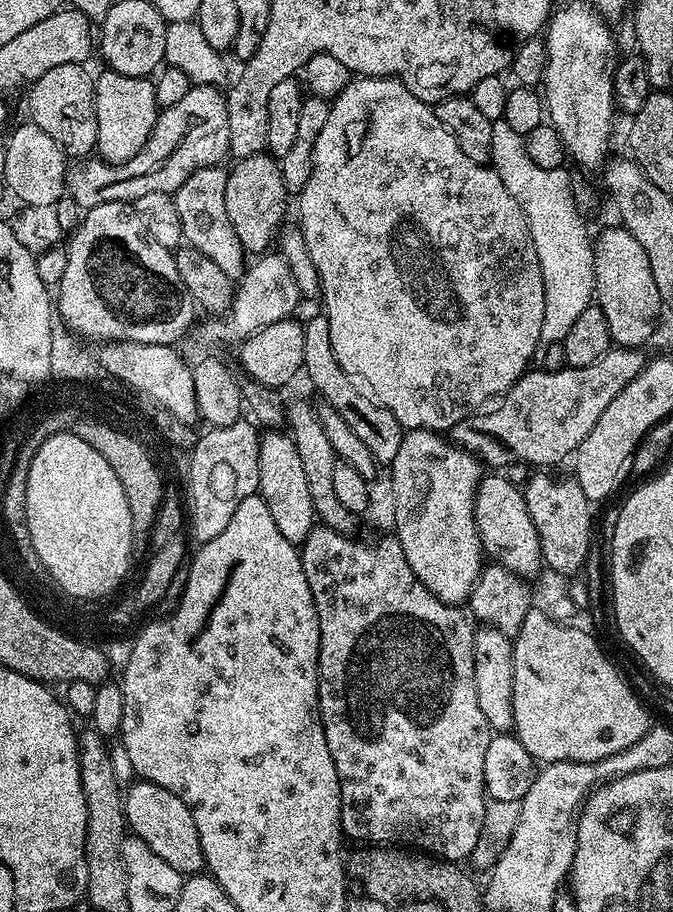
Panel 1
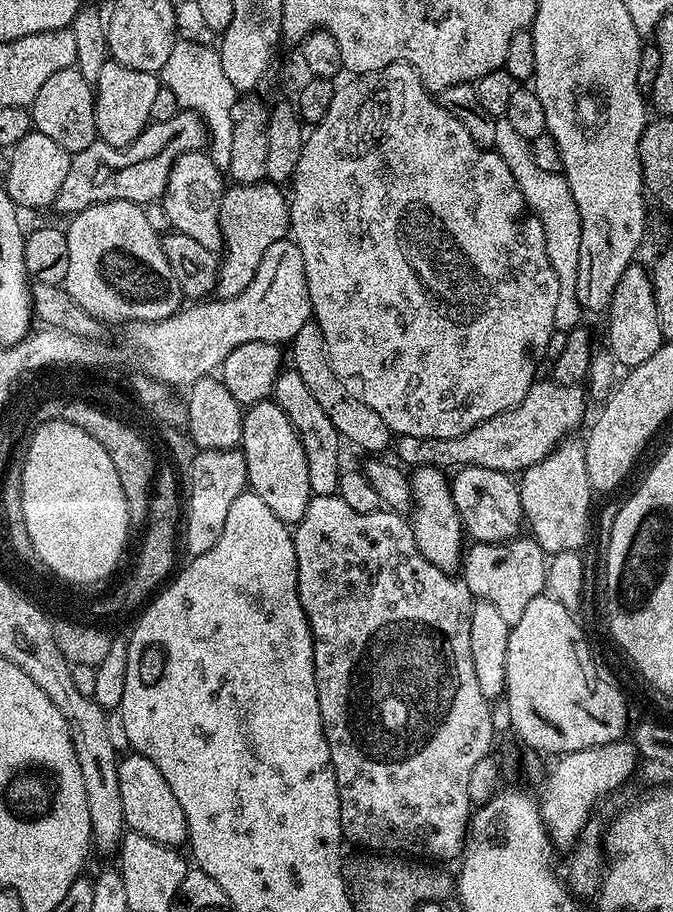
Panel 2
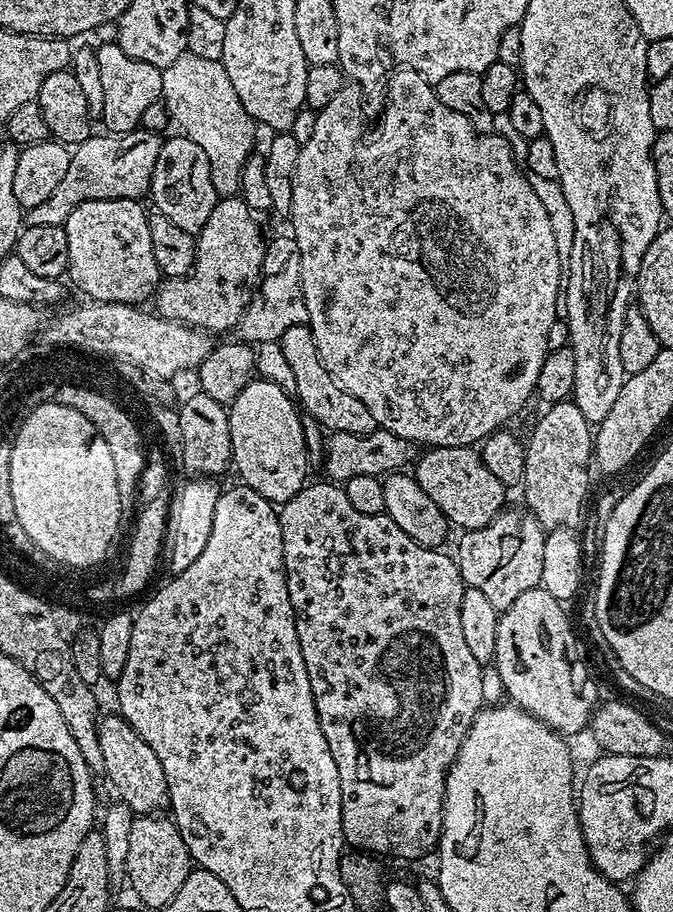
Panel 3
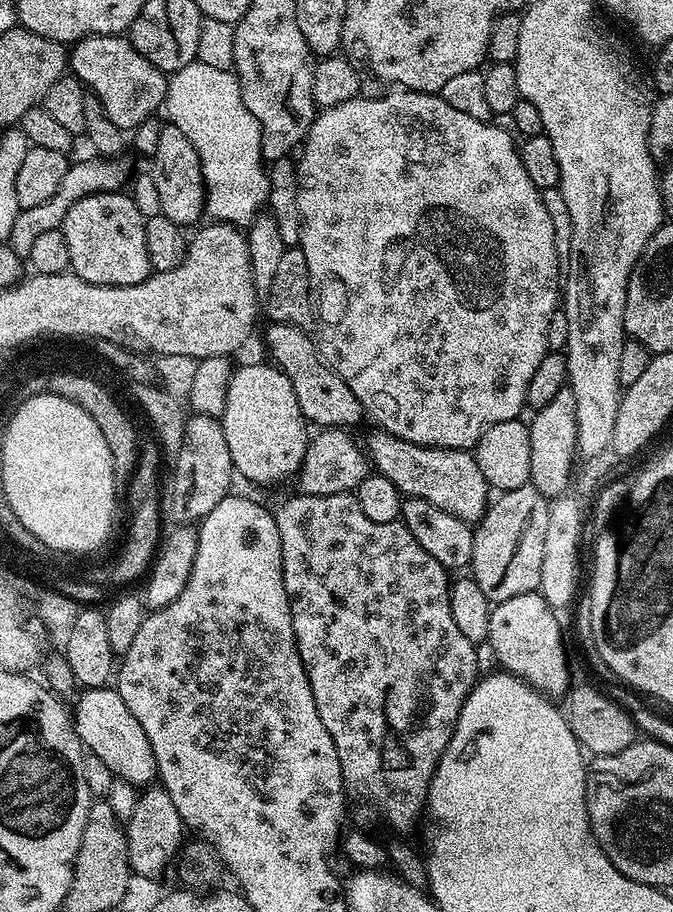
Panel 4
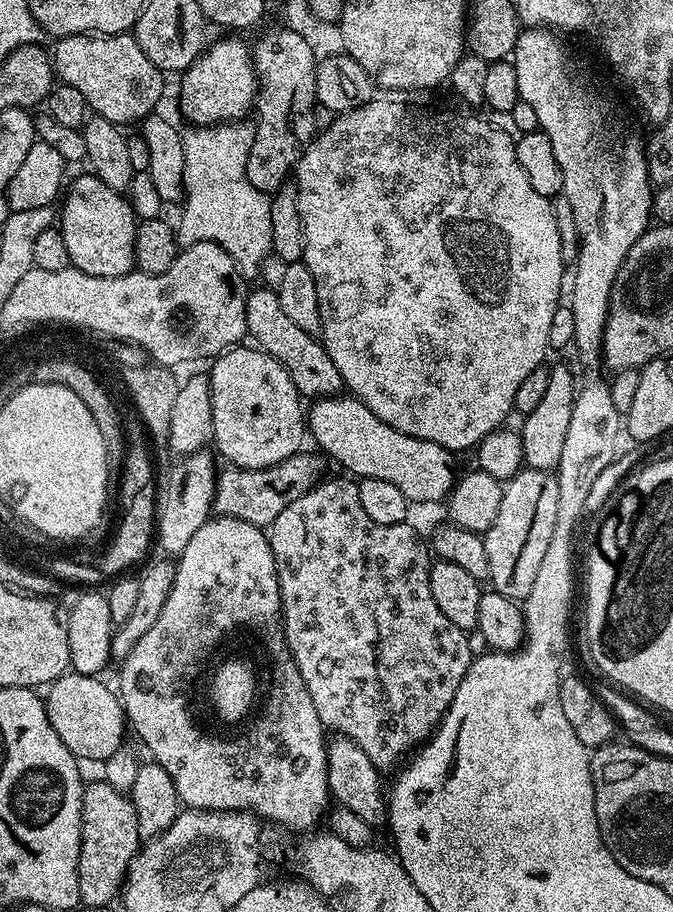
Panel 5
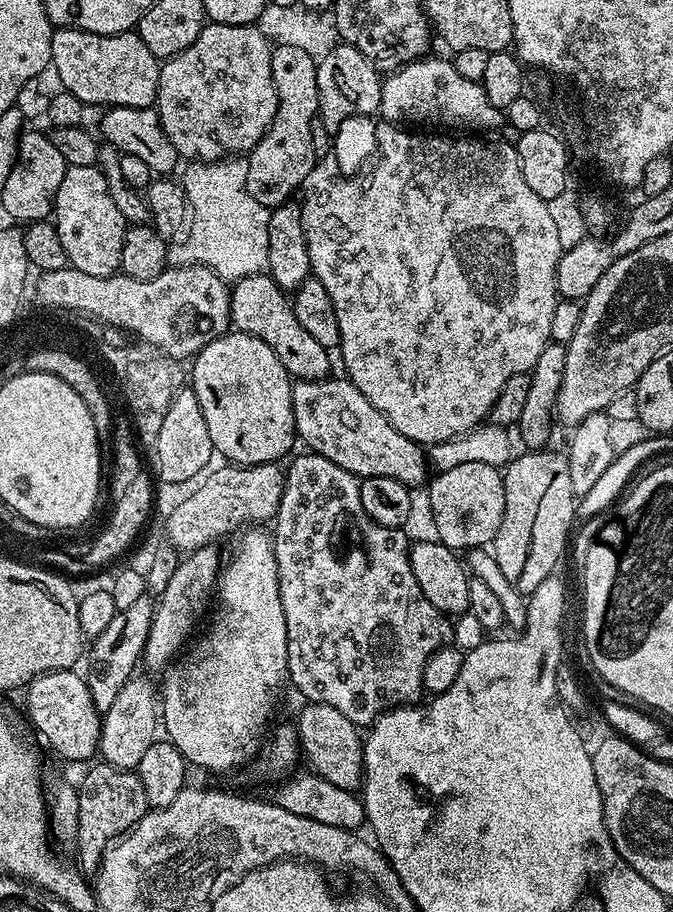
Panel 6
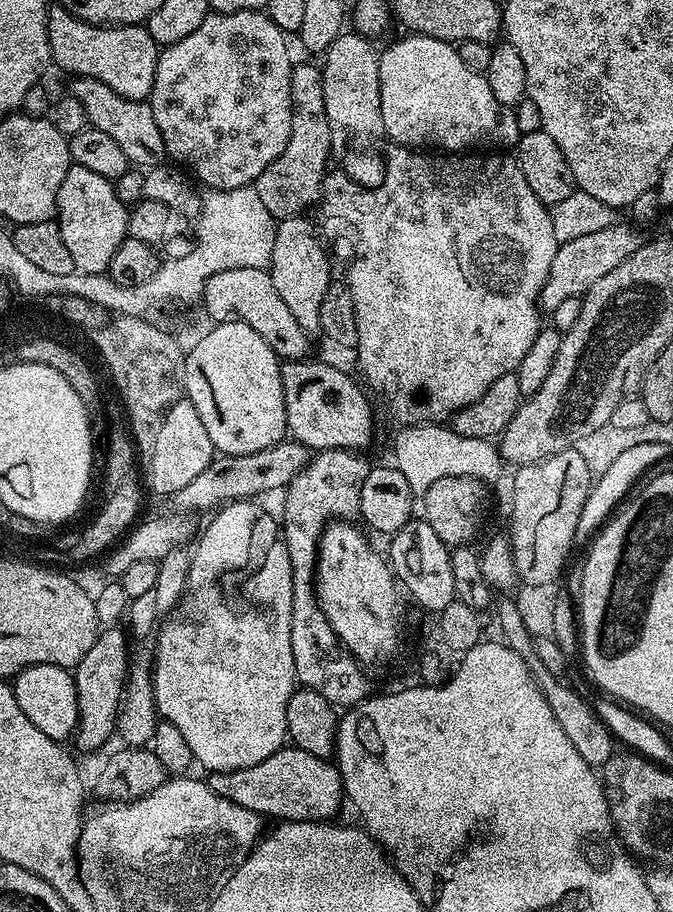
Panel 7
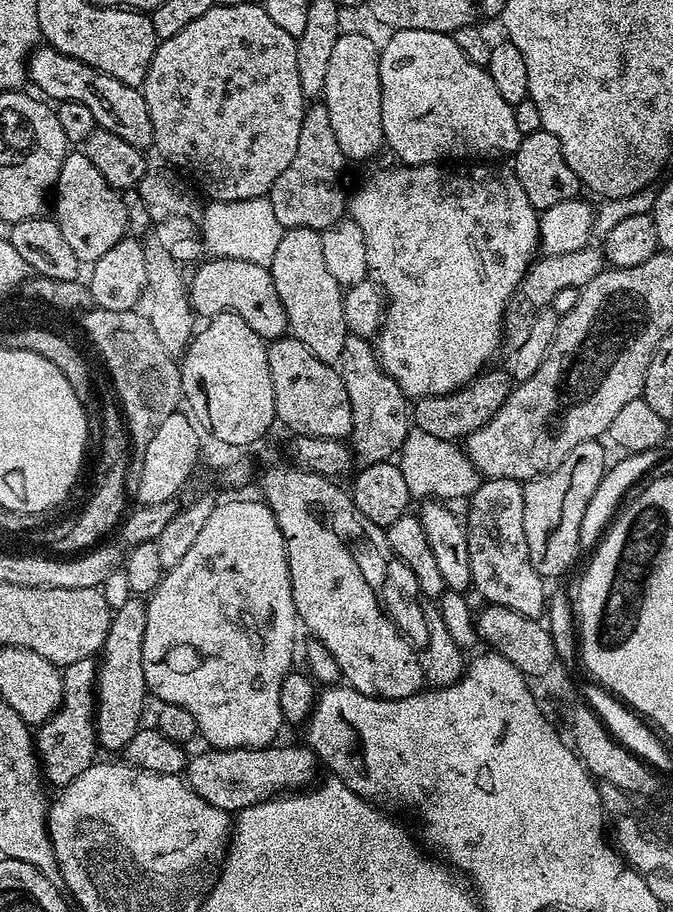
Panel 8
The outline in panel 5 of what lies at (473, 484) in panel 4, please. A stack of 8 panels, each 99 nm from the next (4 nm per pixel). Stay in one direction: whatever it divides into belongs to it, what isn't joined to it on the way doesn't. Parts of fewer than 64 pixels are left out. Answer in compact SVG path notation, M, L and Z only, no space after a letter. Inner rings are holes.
M351 394L325 397L311 407L306 412L306 428L311 439L312 436L316 439L315 447L325 457L333 456L348 471L345 473L356 478L382 478L385 482L394 482L413 505L447 501L458 479L458 471L452 465L453 453L447 448L402 434L379 420Z

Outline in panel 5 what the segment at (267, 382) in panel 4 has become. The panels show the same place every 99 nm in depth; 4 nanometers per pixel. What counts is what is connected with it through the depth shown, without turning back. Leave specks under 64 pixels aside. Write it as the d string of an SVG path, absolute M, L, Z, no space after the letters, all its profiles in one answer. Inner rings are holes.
M233 346L211 361L212 372L207 373L207 378L212 399L212 439L215 451L220 451L228 459L229 465L238 468L265 468L301 451L303 444L300 443L304 436L306 440L306 408L305 405L300 405L302 397L290 374L273 356L255 346L244 347Z

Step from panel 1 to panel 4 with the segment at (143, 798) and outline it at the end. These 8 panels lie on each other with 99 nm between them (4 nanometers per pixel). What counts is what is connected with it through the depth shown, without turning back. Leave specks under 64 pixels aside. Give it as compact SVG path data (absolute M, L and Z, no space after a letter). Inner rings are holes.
M115 687L90 688L79 693L80 701L74 708L74 723L80 743L109 768L115 779L125 780L135 786L148 786L157 779L154 750L150 750L150 738L138 723L138 718L130 714L130 706L122 702Z

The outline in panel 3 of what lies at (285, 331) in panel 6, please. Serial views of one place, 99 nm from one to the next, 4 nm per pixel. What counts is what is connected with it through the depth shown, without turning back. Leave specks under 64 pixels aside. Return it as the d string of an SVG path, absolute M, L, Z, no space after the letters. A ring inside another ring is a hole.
M307 324L290 326L290 330L286 330L286 334L282 334L279 343L283 353L286 354L291 371L294 373L295 397L309 417L315 419L329 433L341 432L342 434L365 436L376 431L374 414L370 414L366 406L358 398L354 398L354 394L350 394L326 370L326 366L318 354L318 346L314 342L314 334Z

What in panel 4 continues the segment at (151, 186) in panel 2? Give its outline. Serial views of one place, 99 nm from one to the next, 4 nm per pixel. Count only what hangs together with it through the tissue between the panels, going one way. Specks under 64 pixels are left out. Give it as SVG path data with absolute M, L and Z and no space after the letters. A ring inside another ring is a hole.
M92 158L96 160L80 160L69 163L66 175L62 178L58 190L54 190L54 194L46 202L42 202L42 206L30 206L22 208L14 218L14 226L10 230L7 243L12 245L12 249L16 251L22 258L27 257L30 246L34 243L34 238L38 238L38 234L43 234L45 230L54 230L61 227L66 218L66 214L70 210L70 206L74 206L74 202L78 202L84 196L90 194L98 194L99 192L118 192L125 186L128 180L128 164L124 158Z

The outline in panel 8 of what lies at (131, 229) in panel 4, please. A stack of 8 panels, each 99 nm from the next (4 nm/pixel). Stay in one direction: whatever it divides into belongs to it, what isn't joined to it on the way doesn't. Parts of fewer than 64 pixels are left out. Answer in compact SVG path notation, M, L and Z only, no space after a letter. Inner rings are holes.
M69 151L66 162L58 174L54 189L54 219L68 245L78 254L81 262L94 262L114 246L114 242L123 240L128 232L124 197L117 189L102 178L102 173L94 167L94 162L86 158L83 151Z

